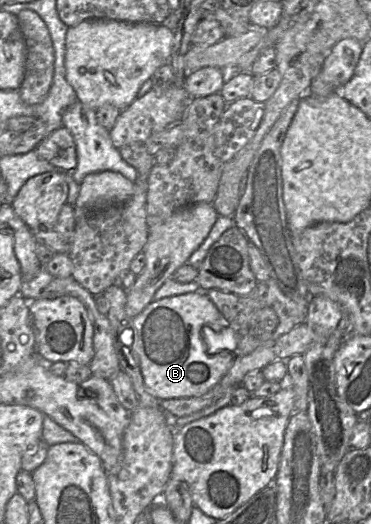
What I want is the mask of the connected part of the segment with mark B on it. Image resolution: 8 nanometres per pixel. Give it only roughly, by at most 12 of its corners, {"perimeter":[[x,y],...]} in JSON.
{"perimeter":[[205,291],[154,300],[132,321],[145,386],[204,395],[235,356],[203,327],[229,323]]}

